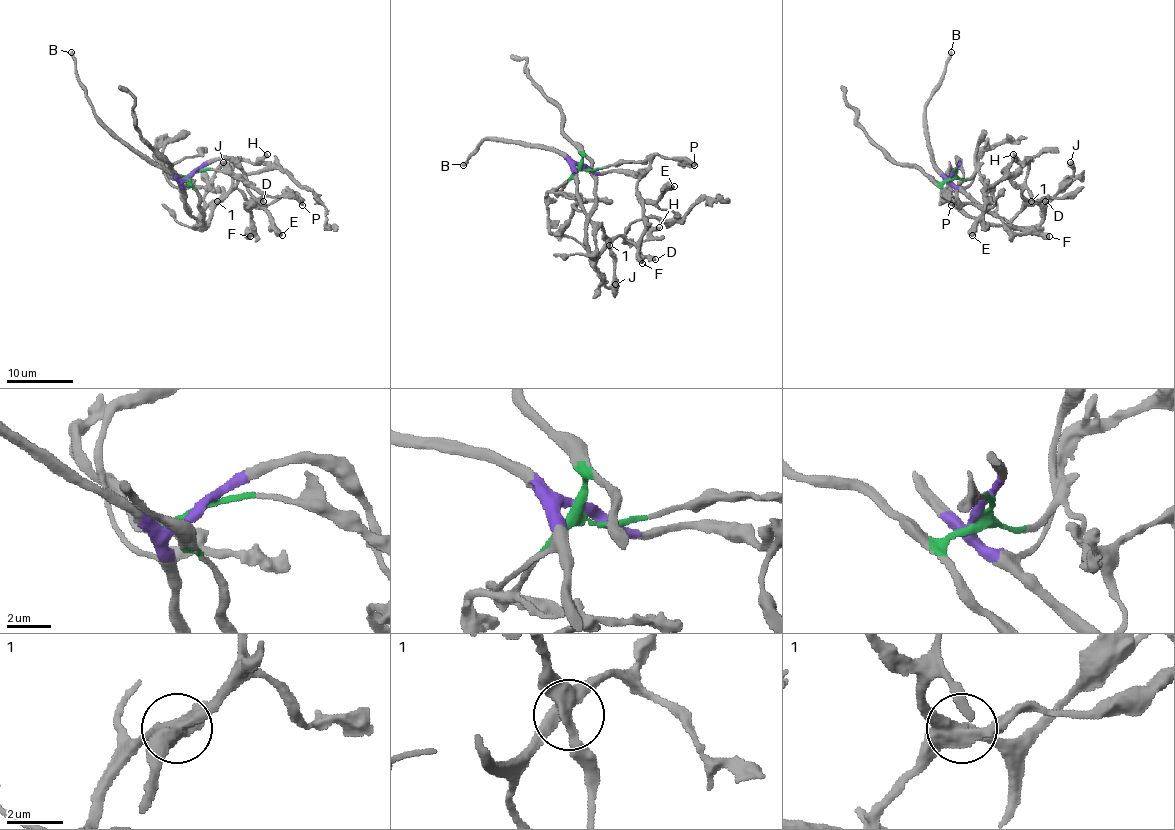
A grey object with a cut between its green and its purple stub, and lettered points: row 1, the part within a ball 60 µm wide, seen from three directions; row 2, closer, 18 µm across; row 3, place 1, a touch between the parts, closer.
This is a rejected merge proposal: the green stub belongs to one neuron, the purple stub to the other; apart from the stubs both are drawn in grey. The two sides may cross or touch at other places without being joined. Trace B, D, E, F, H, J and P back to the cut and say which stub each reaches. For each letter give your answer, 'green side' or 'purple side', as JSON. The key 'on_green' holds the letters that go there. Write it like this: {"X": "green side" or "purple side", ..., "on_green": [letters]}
{"B": "purple side", "D": "green side", "E": "purple side", "F": "purple side", "H": "green side", "J": "green side", "P": "green side", "on_green": ["D", "H", "J", "P"]}

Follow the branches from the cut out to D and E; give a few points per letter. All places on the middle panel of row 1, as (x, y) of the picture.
D: (582, 167), (586, 157), (591, 162), (594, 183), (586, 250), (596, 257), (622, 237), (656, 260)
E: (582, 167), (629, 172), (634, 177), (644, 172), (637, 183), (644, 200), (656, 200), (674, 187)

